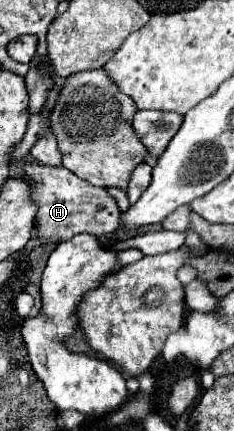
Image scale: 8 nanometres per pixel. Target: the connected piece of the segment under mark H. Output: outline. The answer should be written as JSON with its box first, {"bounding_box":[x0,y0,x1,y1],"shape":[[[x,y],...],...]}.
{"bounding_box":[23,162,119,244],"shape":[[[37,162],[23,164],[25,180],[31,186],[31,202],[37,204],[35,228],[37,238],[43,244],[59,244],[63,240],[71,240],[77,234],[111,234],[119,228],[119,206],[107,194],[105,188],[91,186],[89,182],[77,178],[63,166],[47,166]]]}

